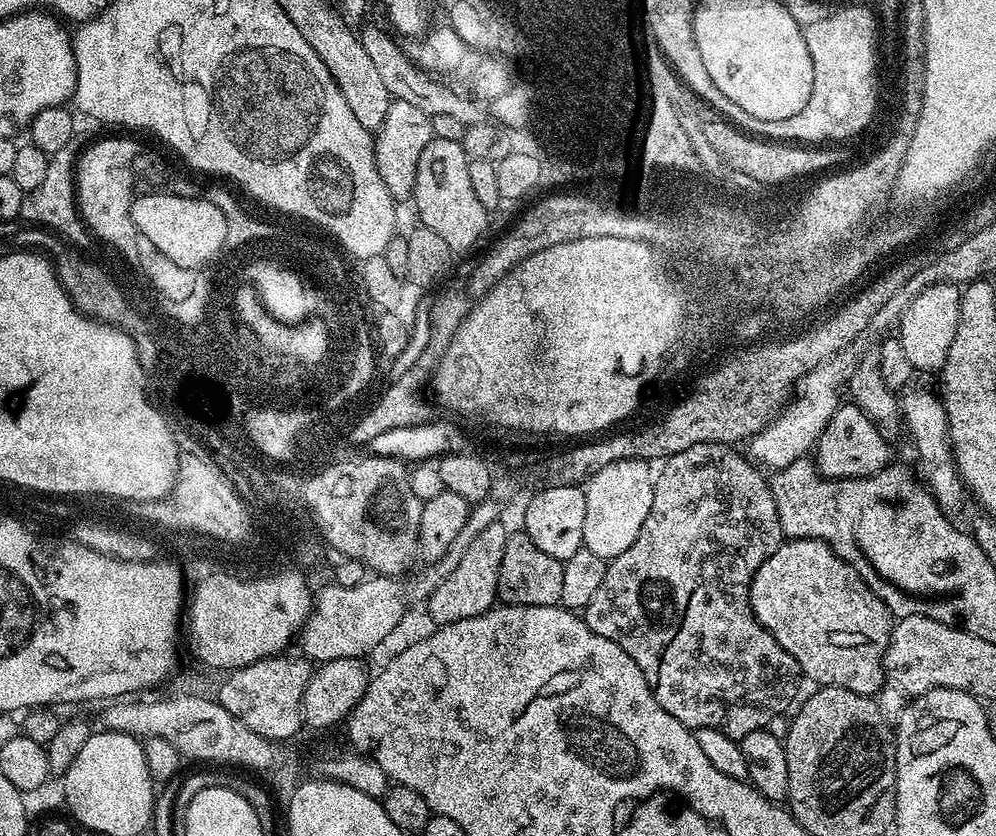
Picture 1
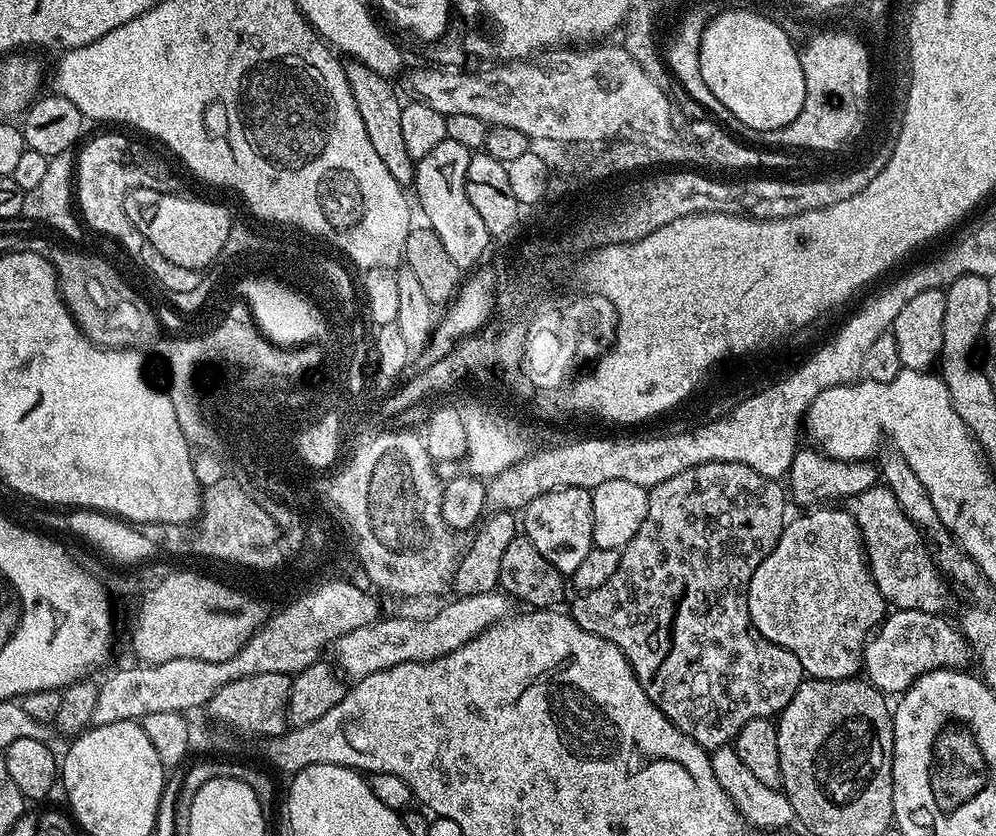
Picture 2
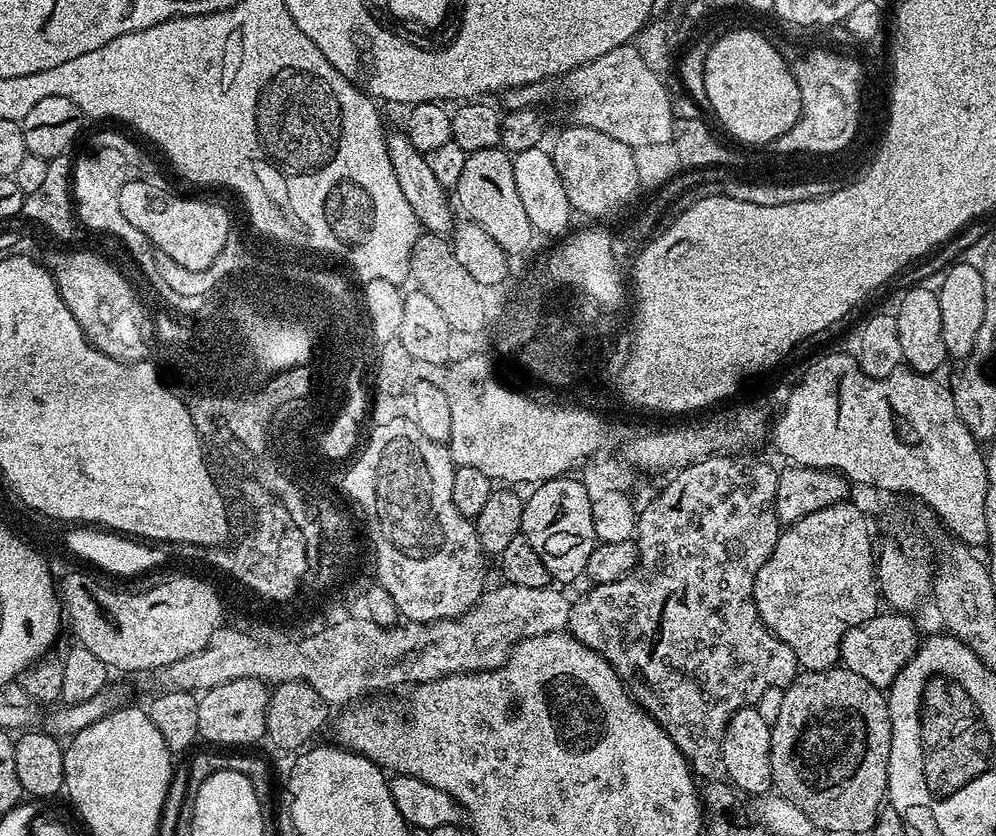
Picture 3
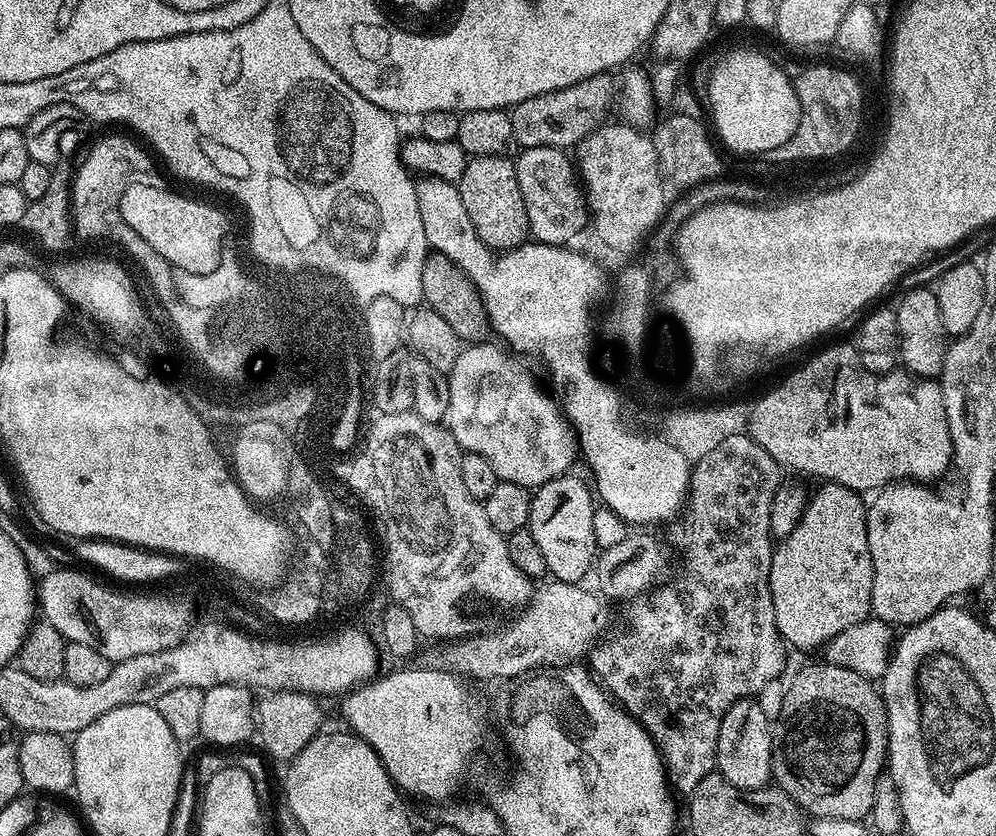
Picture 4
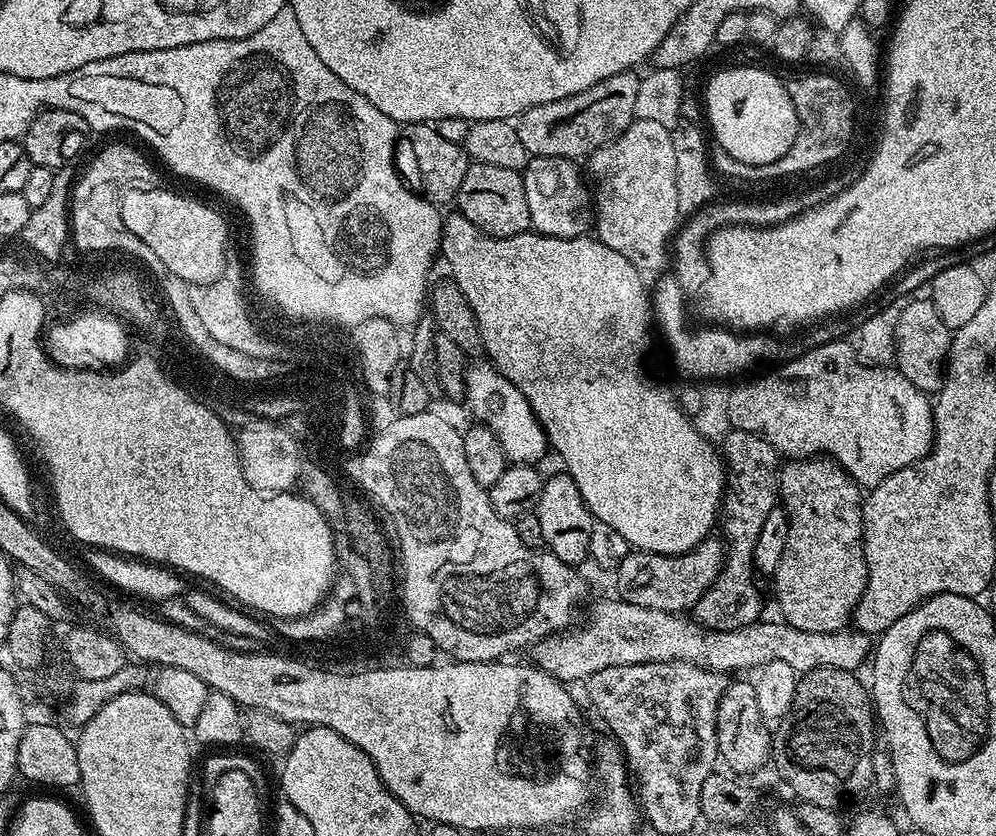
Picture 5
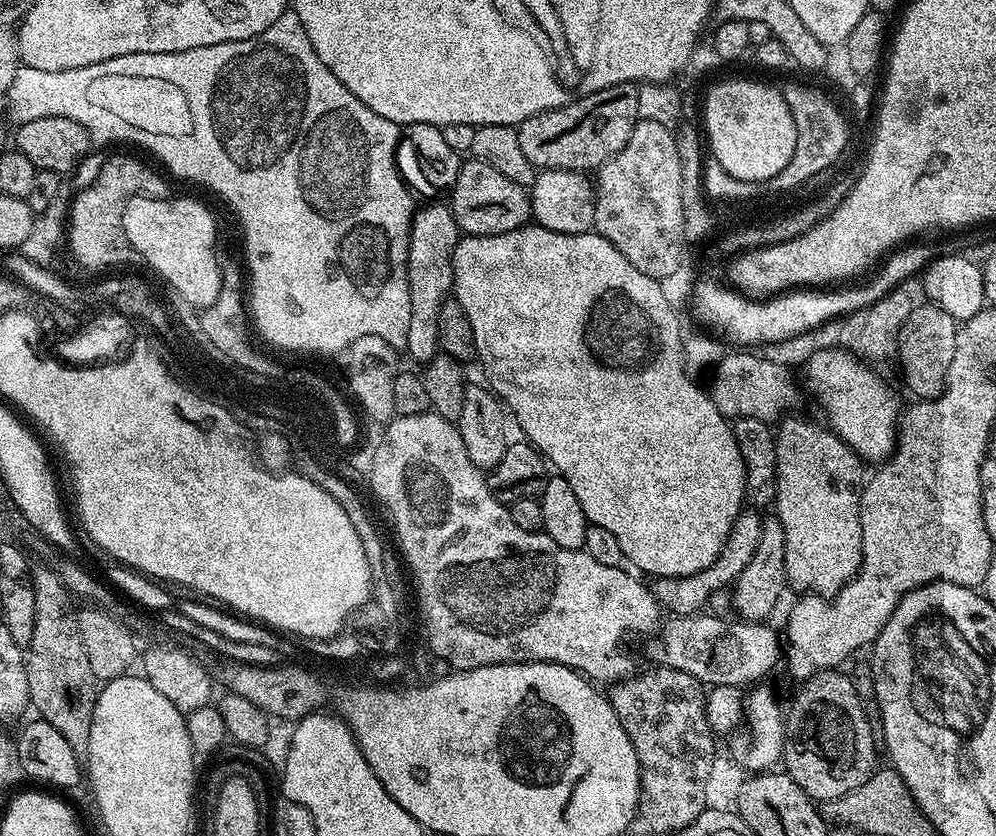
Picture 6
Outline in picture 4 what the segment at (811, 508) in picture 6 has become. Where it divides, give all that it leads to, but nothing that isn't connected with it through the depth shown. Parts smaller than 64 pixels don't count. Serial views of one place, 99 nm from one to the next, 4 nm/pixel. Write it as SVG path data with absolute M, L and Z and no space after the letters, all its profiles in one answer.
M824 482L819 485L821 488L811 493L808 508L802 514L798 526L794 526L792 533L786 539L779 541L775 545L772 554L772 569L770 570L770 594L774 602L774 618L781 636L793 649L796 648L816 648L823 649L825 644L842 634L842 630L850 630L858 622L869 619L872 610L872 579L874 578L874 569L872 569L872 559L870 558L870 546L868 545L868 509L866 500L861 493L850 490L841 484Z

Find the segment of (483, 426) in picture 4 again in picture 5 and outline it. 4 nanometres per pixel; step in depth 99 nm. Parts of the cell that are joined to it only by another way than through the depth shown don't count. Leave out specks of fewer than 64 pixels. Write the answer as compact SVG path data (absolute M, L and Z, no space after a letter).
M491 365L469 367L465 371L465 406L467 405L472 417L477 423L484 424L498 438L503 452L511 463L535 463L544 452L547 453L547 436L537 421L530 404L525 396L509 379L497 372Z

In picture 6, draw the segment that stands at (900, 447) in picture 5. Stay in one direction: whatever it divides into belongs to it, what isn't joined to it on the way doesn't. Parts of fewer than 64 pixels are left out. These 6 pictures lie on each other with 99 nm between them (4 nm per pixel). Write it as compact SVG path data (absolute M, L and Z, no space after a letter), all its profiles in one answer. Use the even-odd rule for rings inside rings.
M841 347L819 348L811 354L804 376L817 402L828 411L827 427L838 433L842 442L854 449L861 461L887 460L896 447L902 415L902 403L892 393L891 386L883 384L860 357ZM732 350L717 362L710 376L712 401L725 418L779 421L796 400L796 388L792 385L791 371L787 367L764 360L763 355L756 353L755 356L754 353L752 350Z

